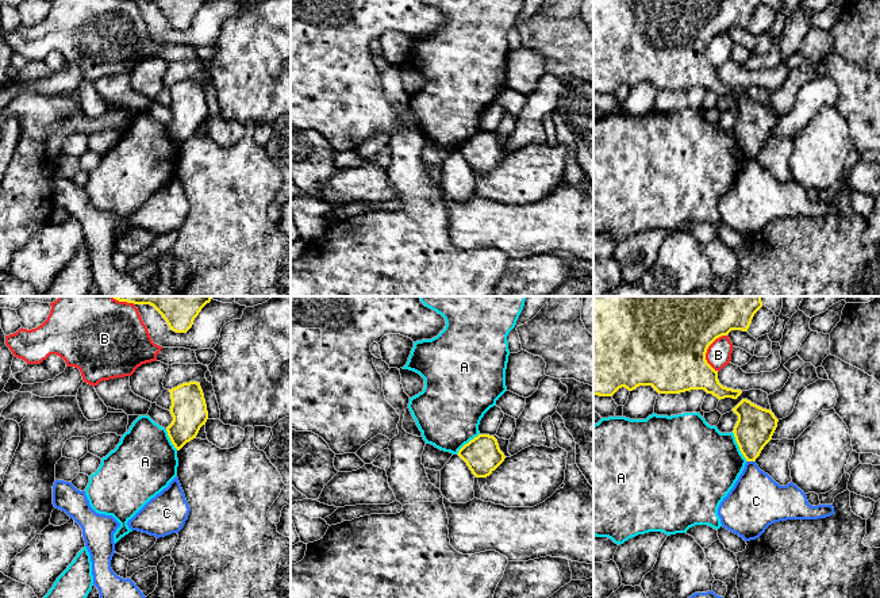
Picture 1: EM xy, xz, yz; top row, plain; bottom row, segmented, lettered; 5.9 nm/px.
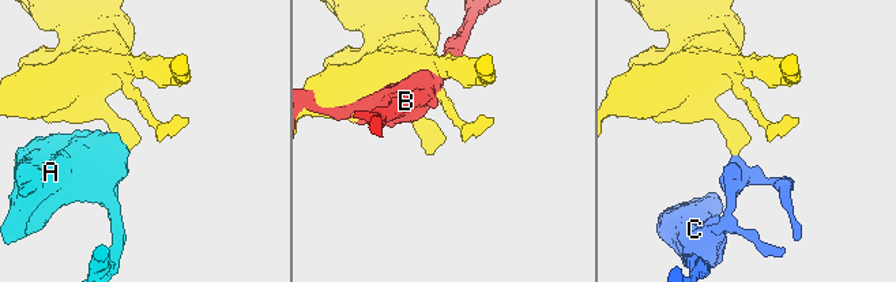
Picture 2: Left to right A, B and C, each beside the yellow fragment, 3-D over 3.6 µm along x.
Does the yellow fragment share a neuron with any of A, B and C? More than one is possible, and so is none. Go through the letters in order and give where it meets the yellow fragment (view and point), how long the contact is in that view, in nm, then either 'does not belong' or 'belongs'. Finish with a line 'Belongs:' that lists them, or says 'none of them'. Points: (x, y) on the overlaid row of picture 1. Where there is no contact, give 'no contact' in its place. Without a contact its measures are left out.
A: yz (738, 445) | 200 nm | does not belong
B: yz (706, 351) | 240 nm | does not belong
C: yz (750, 460) | 60 nm | does not belong
Belongs: none of them

